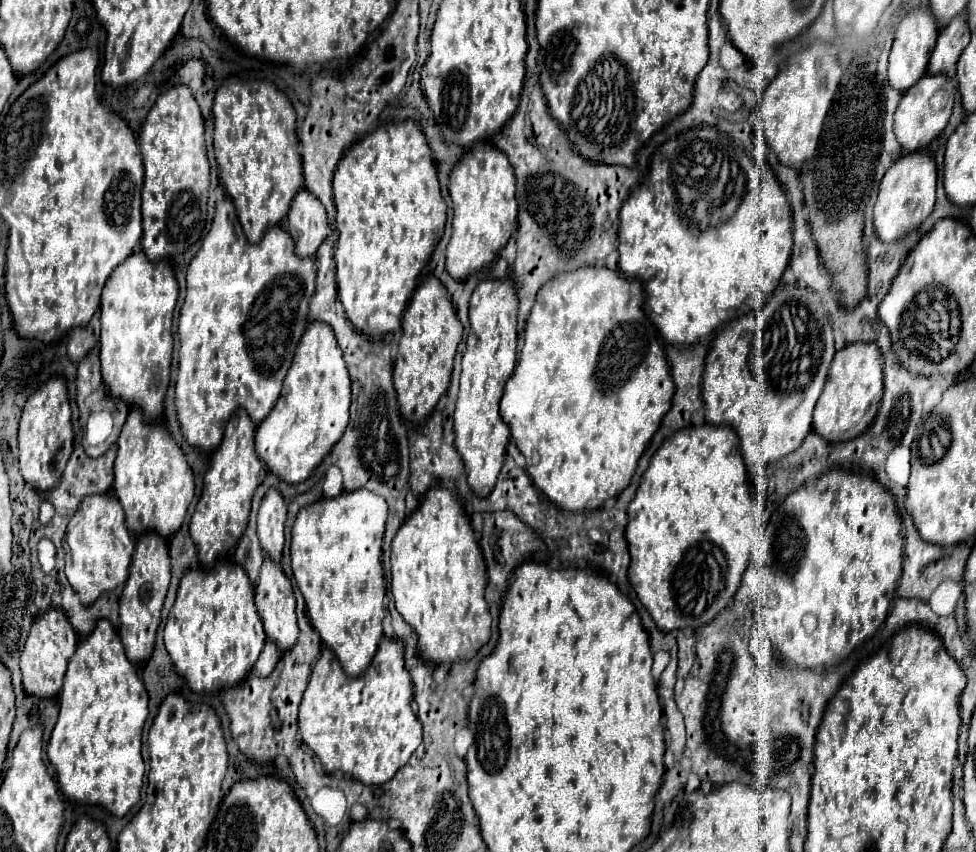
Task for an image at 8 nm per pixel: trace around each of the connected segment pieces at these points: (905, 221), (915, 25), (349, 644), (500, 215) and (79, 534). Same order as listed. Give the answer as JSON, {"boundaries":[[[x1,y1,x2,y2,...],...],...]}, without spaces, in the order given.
{"boundaries":[[[919,150,919,154,907,154,899,158,899,162,891,166,891,170,887,170,873,208,875,232,883,242,897,242,905,238,933,212,935,182,937,182,937,168,927,150]],[[919,6,917,10,909,12,901,20,901,24,895,30,895,42,893,42,891,56,889,56,889,84,895,90,905,92,925,74,927,62,929,62,931,52,935,48,937,36,939,36,939,26,937,26,937,22,935,22,935,18,927,6]],[[365,488,343,492,337,498,323,498,311,506,305,506,295,520,291,540,291,570,307,606,307,616,313,628,319,632,323,644,331,648,345,674,363,674,375,656,375,650,383,638,385,618,385,580,381,566,383,534,387,520,387,500]],[[477,142,465,156,463,160,453,168,451,172,451,182,449,182,449,194,453,200,453,236,447,246,447,272,463,282,471,274,491,268,499,252,505,248,509,242,515,226,517,226,517,198,515,198,515,174,513,168,503,156,501,150,493,148,489,142]],[[113,494,87,496,67,526,63,548,67,580,83,606,91,606,103,592,113,592,117,586,125,584,135,538,129,536,123,522,123,508,119,506,119,500]]]}

